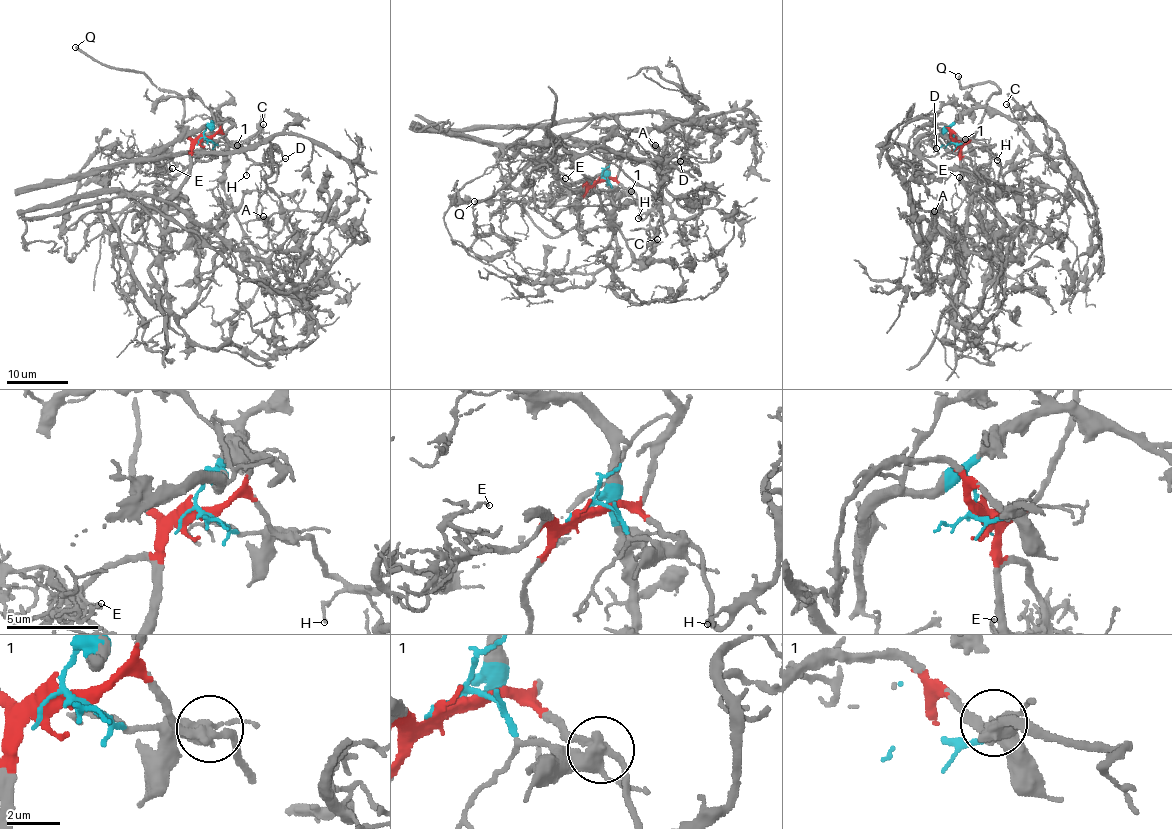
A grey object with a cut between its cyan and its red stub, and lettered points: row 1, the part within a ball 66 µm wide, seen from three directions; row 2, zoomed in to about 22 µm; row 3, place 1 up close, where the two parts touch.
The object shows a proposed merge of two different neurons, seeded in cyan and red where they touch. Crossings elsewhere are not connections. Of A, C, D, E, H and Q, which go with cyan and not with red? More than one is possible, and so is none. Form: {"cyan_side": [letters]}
{"cyan_side": ["A", "C"]}

